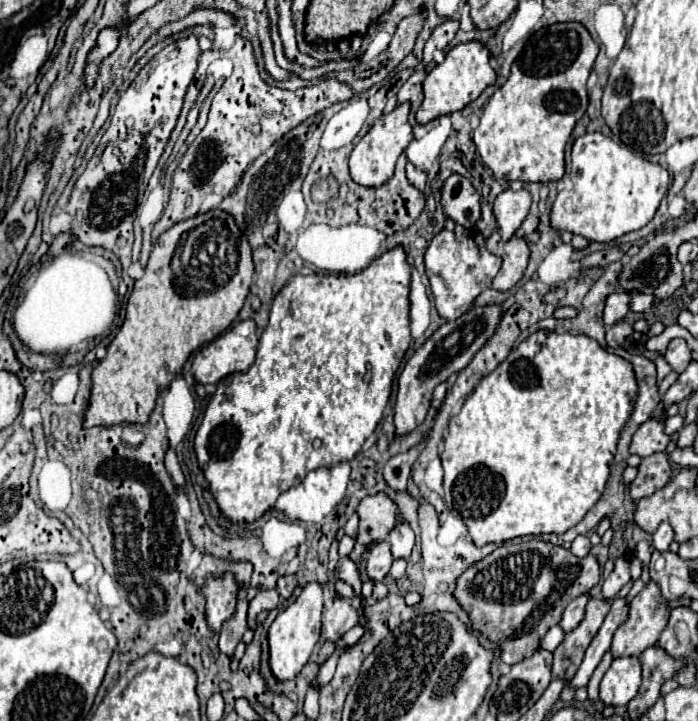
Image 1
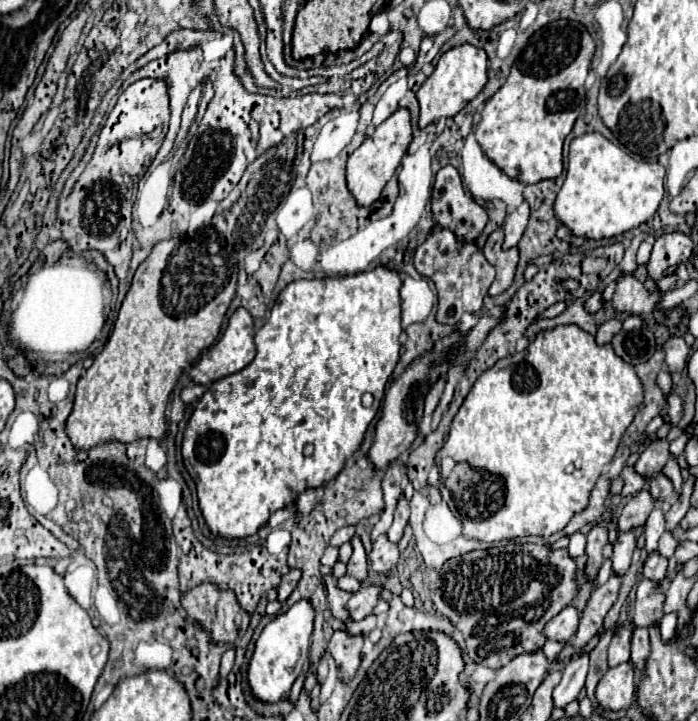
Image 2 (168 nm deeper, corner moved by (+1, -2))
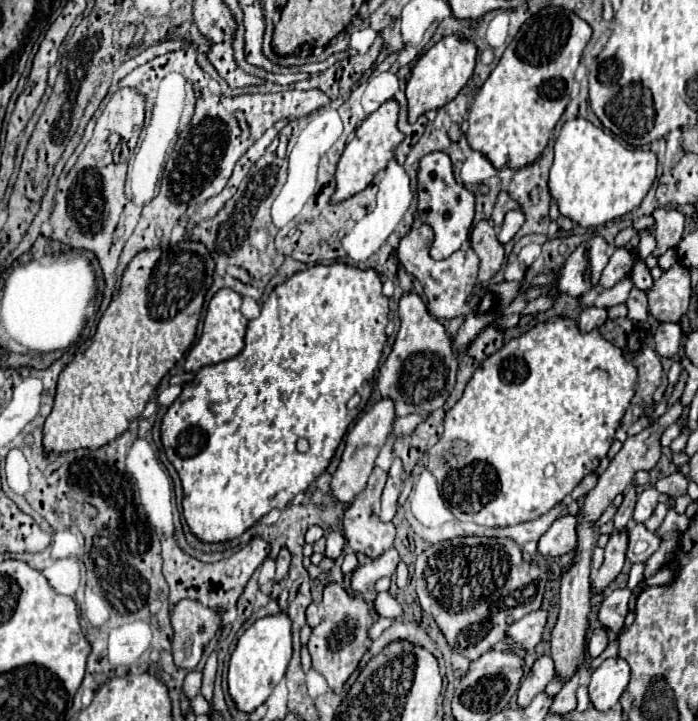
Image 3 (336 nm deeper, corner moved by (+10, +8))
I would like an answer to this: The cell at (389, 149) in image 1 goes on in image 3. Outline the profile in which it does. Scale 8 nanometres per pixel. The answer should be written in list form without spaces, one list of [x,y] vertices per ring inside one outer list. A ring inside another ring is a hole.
[[[387,100],[381,108],[377,108],[373,114],[369,114],[363,124],[355,130],[353,140],[345,146],[341,160],[337,164],[337,172],[335,172],[335,194],[331,196],[333,204],[339,204],[351,196],[355,196],[357,192],[365,190],[373,176],[379,170],[385,170],[385,166],[389,164],[389,160],[395,158],[395,148],[403,142],[403,134],[397,130],[397,112],[399,112],[399,104],[397,100]]]

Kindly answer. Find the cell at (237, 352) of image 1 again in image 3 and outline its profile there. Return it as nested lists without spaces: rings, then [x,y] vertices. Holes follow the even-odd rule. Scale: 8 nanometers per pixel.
[[[221,288],[219,292],[215,292],[215,296],[209,300],[209,306],[207,306],[201,338],[193,344],[193,348],[187,354],[187,362],[185,362],[187,372],[197,372],[203,366],[231,360],[243,350],[247,318],[241,314],[239,308],[241,308],[241,294],[237,294],[235,290],[229,290],[229,288]]]

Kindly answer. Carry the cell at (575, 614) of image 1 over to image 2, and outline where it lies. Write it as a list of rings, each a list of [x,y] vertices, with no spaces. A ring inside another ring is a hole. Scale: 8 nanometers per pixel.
[[[568,606],[546,624],[544,634],[546,638],[568,642],[576,634],[576,630],[578,630],[578,610],[574,606]]]

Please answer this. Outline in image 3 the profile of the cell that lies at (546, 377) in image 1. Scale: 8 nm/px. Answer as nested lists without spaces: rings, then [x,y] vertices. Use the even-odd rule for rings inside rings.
[[[551,318],[547,322],[539,322],[535,328],[531,328],[525,334],[521,334],[519,338],[513,338],[501,350],[491,354],[475,370],[475,374],[471,376],[471,380],[469,380],[461,400],[447,412],[447,416],[445,416],[445,430],[443,430],[439,442],[435,444],[435,448],[433,448],[435,450],[435,458],[429,464],[431,474],[439,482],[441,498],[445,500],[449,510],[461,522],[477,522],[477,524],[483,524],[483,526],[513,526],[513,524],[529,522],[529,520],[535,520],[535,518],[543,516],[555,504],[559,504],[567,494],[571,494],[571,490],[589,472],[595,472],[599,462],[607,456],[607,450],[613,444],[613,436],[615,436],[615,432],[619,424],[621,424],[621,418],[623,418],[623,414],[625,414],[625,410],[631,404],[631,398],[635,394],[635,384],[637,384],[637,370],[635,370],[635,366],[629,364],[625,360],[623,352],[617,346],[613,346],[611,342],[607,342],[599,334],[599,330],[591,330],[591,332],[583,334],[583,332],[577,330],[575,320],[571,320],[571,318]]]

